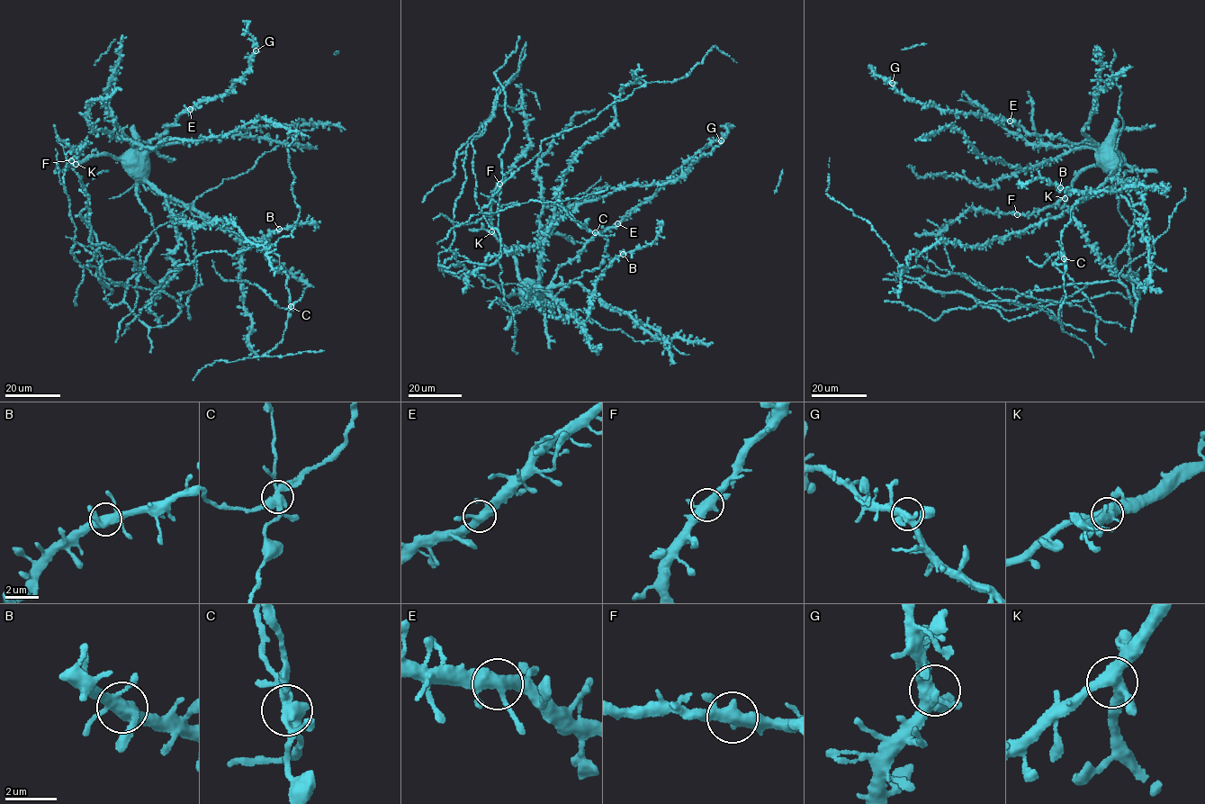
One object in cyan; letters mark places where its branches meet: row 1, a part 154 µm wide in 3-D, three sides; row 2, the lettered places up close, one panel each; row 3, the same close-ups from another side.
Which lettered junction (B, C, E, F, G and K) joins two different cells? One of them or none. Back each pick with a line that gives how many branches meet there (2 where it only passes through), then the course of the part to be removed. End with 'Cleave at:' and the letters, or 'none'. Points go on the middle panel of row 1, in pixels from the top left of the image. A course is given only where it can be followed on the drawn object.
C: branches 4; course (596, 232), (587, 230), (586, 221), (583, 227), (579, 225), (559, 202), (562, 191)
Cleave at: C

